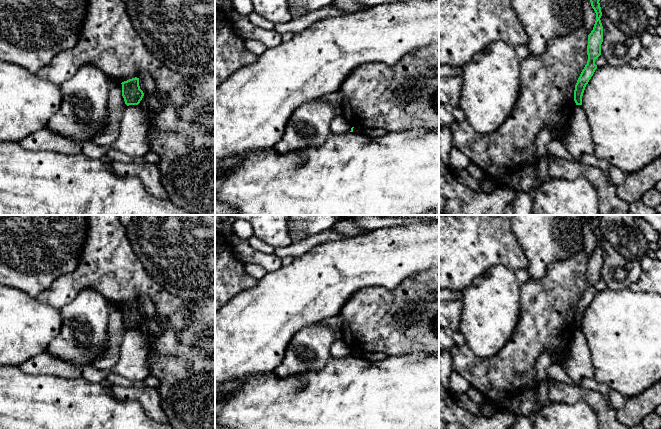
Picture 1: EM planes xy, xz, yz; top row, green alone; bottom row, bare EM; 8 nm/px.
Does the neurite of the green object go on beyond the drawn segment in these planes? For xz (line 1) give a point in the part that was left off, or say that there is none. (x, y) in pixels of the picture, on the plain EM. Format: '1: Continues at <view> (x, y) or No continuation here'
1: No continuation here

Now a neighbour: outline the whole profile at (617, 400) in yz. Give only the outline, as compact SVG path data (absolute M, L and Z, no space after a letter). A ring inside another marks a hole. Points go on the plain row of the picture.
M611 390L607 398L609 403L615 410L621 409L625 405L627 400L621 393L615 390Z

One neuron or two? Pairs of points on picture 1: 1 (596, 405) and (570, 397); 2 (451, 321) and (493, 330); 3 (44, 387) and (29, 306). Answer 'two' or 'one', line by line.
1: one
2: two
3: two

